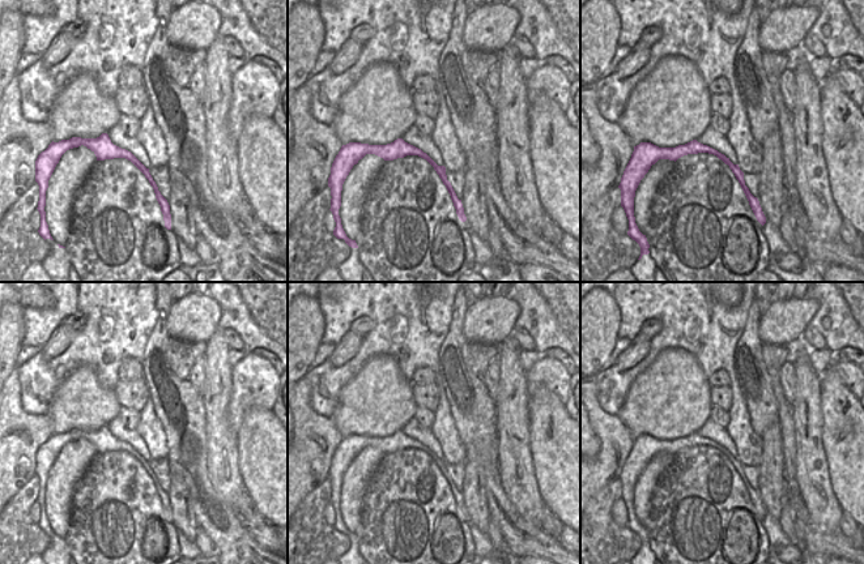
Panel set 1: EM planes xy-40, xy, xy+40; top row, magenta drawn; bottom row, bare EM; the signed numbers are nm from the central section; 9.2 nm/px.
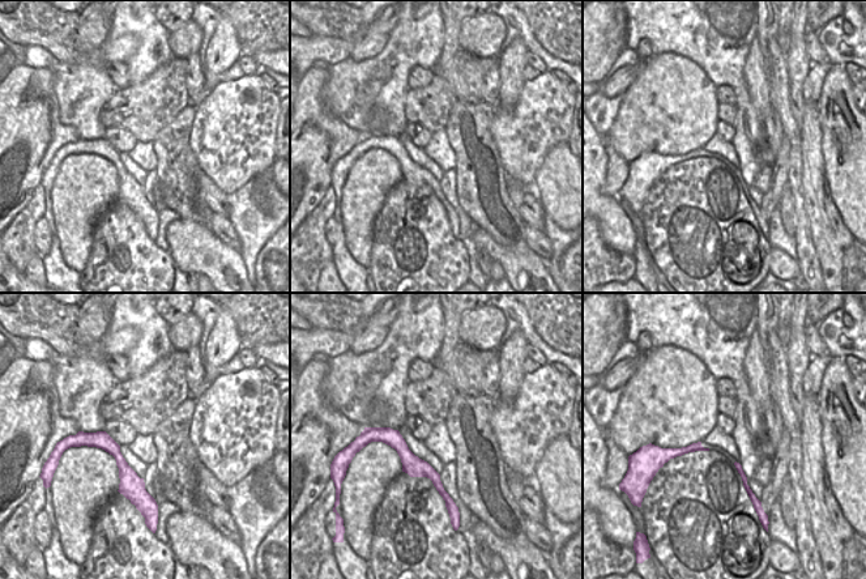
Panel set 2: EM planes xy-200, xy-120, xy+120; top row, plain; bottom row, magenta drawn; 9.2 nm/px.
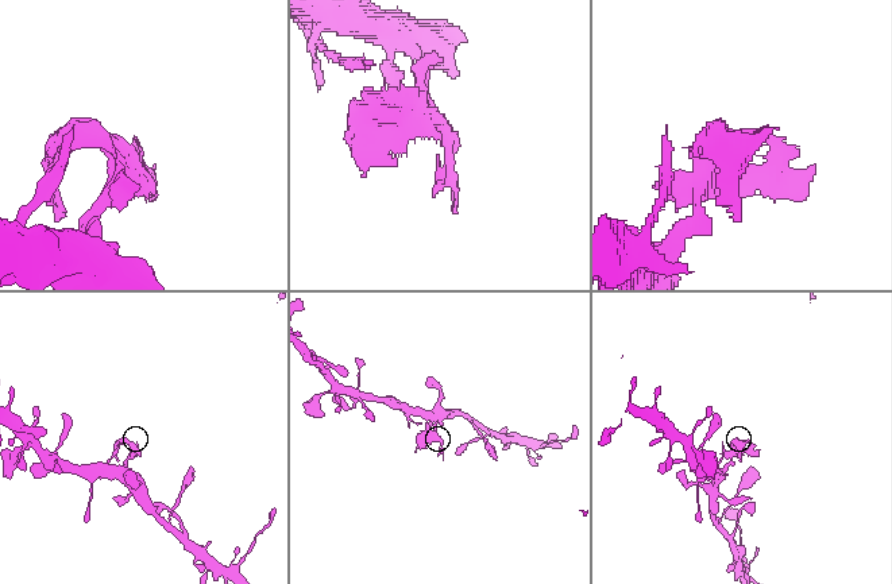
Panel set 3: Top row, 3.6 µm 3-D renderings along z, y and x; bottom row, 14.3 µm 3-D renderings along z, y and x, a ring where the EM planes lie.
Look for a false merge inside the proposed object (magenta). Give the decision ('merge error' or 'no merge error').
no merge error

